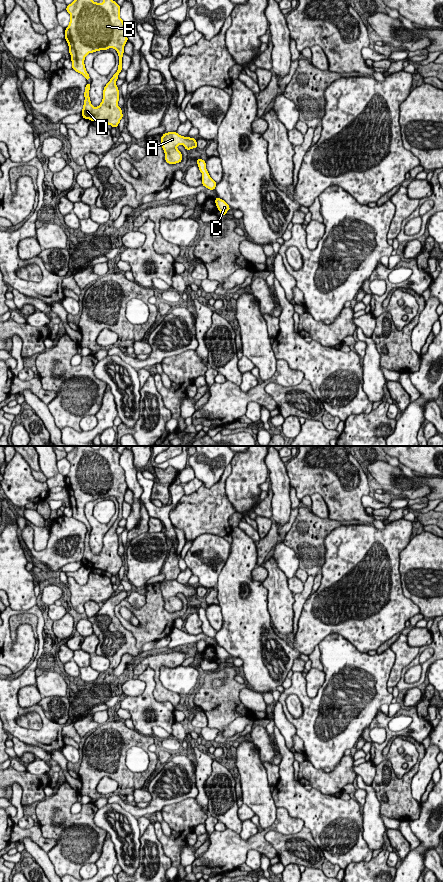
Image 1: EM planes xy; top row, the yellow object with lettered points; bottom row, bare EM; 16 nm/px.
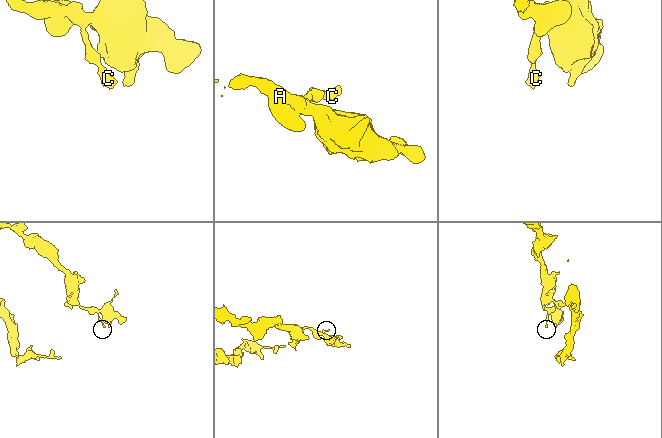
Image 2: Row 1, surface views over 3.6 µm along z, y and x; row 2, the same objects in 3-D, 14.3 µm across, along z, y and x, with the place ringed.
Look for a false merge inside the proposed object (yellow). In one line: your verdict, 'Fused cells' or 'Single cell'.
Single cell

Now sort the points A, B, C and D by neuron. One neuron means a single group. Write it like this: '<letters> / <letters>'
A B C D

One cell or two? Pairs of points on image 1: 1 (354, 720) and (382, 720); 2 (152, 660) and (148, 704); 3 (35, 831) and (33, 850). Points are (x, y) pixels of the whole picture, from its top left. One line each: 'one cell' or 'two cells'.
1: two cells
2: two cells
3: two cells

